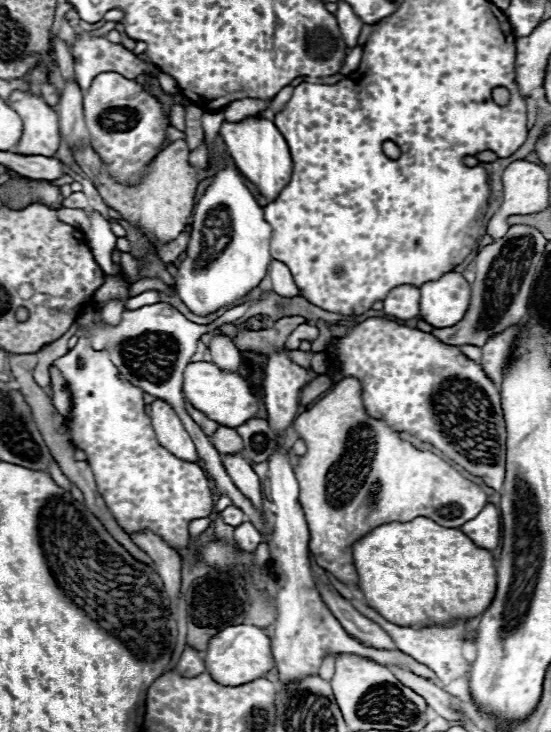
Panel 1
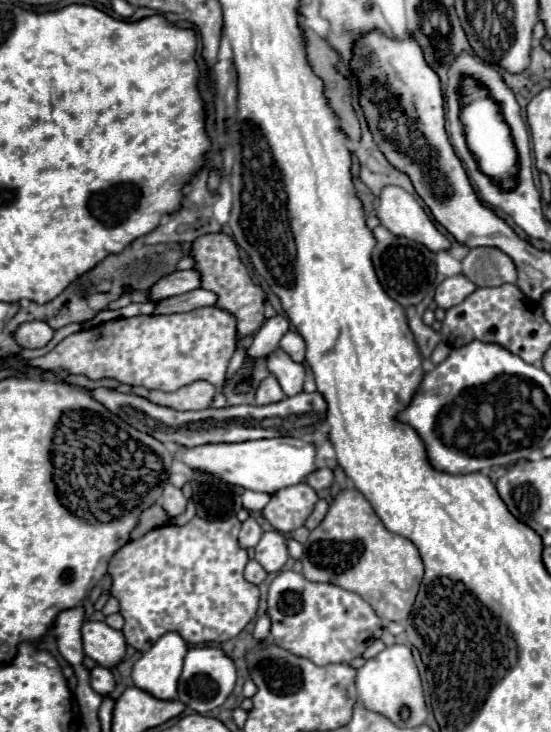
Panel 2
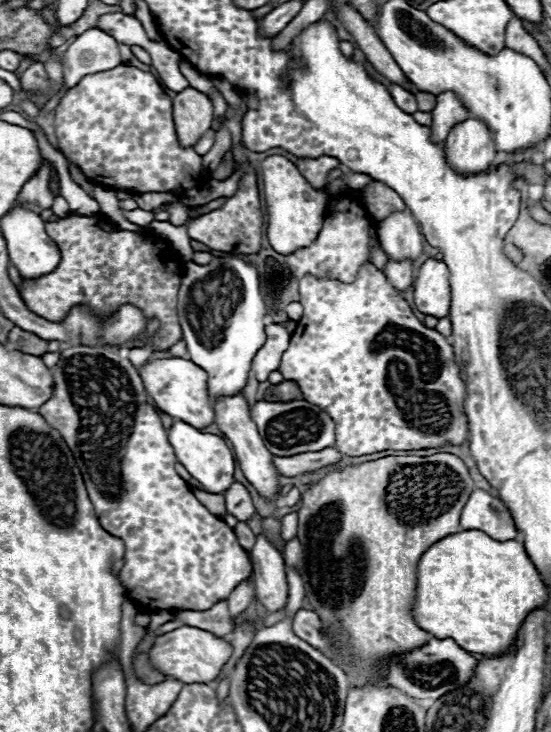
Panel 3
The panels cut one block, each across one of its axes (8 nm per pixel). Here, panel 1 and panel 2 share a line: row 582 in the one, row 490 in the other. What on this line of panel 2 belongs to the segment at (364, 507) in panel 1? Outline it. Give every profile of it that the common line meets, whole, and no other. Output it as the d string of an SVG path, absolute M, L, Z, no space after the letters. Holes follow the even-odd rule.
M344 490L336 496L322 524L310 532L300 562L302 574L310 582L328 582L356 592L380 618L392 622L408 618L424 576L416 546L408 538L388 532L358 490Z

